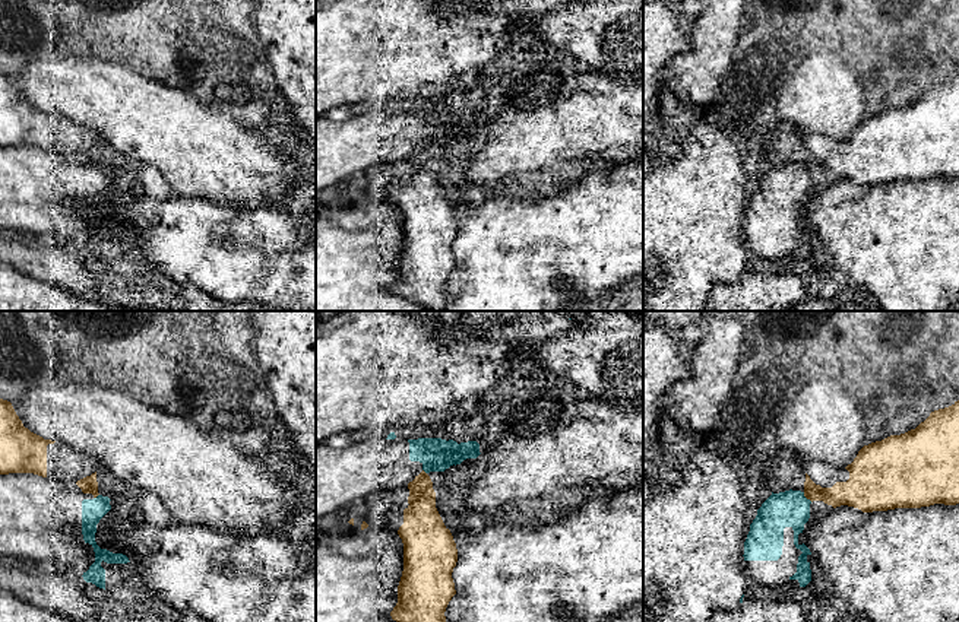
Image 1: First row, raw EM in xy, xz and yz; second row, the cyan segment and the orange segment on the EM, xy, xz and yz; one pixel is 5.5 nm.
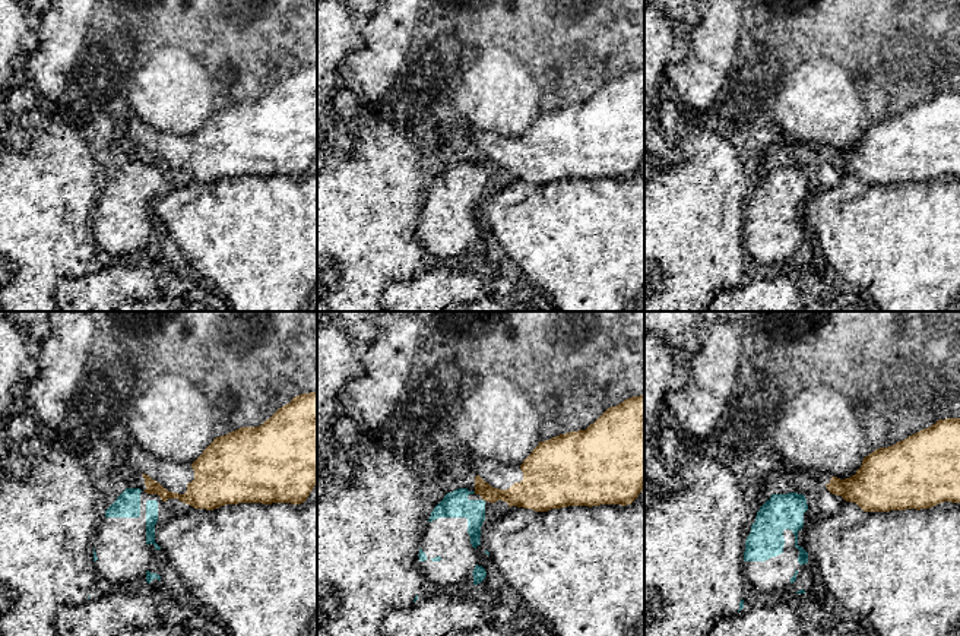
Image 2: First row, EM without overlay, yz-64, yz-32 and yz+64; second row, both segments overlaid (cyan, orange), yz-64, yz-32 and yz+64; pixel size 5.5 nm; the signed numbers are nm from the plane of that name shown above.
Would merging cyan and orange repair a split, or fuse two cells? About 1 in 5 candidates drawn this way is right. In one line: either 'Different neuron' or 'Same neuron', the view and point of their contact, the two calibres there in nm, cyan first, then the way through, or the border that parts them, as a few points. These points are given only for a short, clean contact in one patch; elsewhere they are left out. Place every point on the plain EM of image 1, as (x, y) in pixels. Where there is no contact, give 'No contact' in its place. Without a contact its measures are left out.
Different neuron. Touches cyan at yz (806, 171). Thickness 200 nm (cyan) against 140 nm. Boundary: yz (803, 165), (812, 174)

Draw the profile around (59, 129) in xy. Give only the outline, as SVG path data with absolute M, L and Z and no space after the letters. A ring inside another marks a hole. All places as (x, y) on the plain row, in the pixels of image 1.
M0 72L0 147L34 146L48 152L73 147L73 121L31 105L10 74Z

